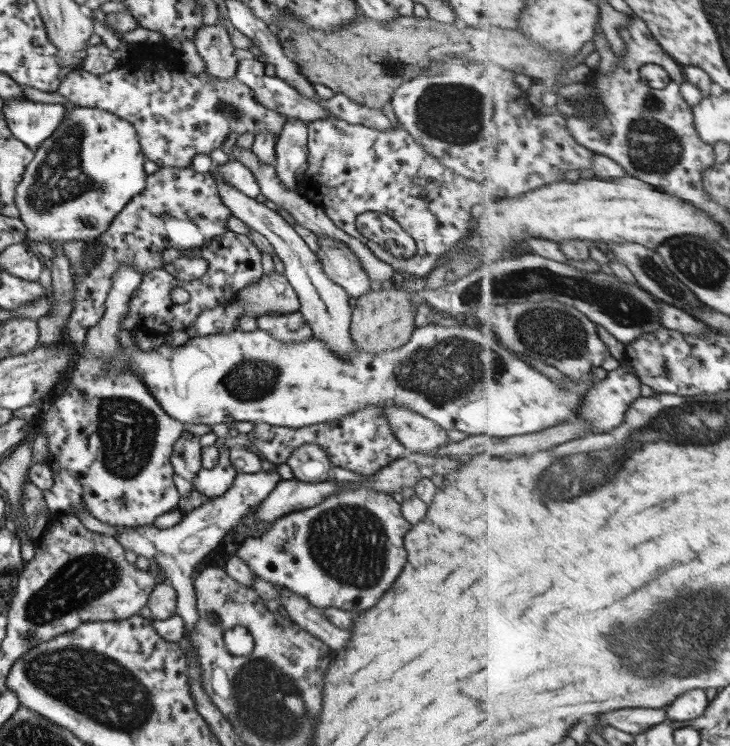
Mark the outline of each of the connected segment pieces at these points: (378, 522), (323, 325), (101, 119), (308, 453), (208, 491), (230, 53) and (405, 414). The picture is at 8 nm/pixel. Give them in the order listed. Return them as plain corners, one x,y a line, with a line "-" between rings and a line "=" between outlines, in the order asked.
338,481
338,485
340,492
324,498
318,506
289,513
276,520
260,538
247,538
232,547
236,556
242,558
255,576
260,576
262,580
306,598
312,606
355,614
376,606
384,596
384,590
388,590
402,572
406,562
404,534
409,532
411,524
403,518
401,504
392,495
358,488
348,481
=
212,161
209,172
217,180
220,198
224,205
232,211
232,216
244,222
252,230
262,233
274,247
275,253
285,266
284,274
298,295
299,311
312,328
313,335
322,339
330,347
332,353
336,353
342,357
342,360
348,361
350,355
356,353
357,348
353,344
349,331
353,307
348,303
350,296
346,290
326,276
317,254
308,247
308,244
278,211
270,209
264,203
256,201
255,198
242,194
236,188
232,188
231,185
226,185
219,176
218,164
215,161
=
75,107
68,110
68,116
58,124
50,138
40,144
30,164
26,167
22,181
16,188
16,206
20,220
26,226
25,237
38,244
62,244
72,241
95,240
108,230
116,215
139,195
145,187
147,174
140,140
134,126
124,118
102,109
=
316,444
296,448
286,463
292,469
295,478
304,482
326,481
332,471
328,456
=
222,446
219,449
219,461
214,468
201,468
196,476
194,488
207,497
222,496
234,482
237,472
229,460
229,448
=
222,22
202,25
193,39
197,53
205,61
206,71
220,79
236,76
238,68
238,58
234,56
236,49
227,31
=
385,405
382,410
394,437
408,453
432,454
451,444
447,430
420,414
395,405

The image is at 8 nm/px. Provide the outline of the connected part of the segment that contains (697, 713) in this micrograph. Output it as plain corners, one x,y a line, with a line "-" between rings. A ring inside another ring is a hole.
704,689
691,690
688,694
680,695
670,707
666,708
670,719
675,721
694,721
704,716
711,708
712,701
708,700
708,692

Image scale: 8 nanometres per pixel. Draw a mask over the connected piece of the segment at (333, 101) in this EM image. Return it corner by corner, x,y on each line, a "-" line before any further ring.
337,93
330,99
321,99
318,103
330,111
330,116
338,117
350,124
362,124
376,130
395,129
383,111
360,105
342,93

